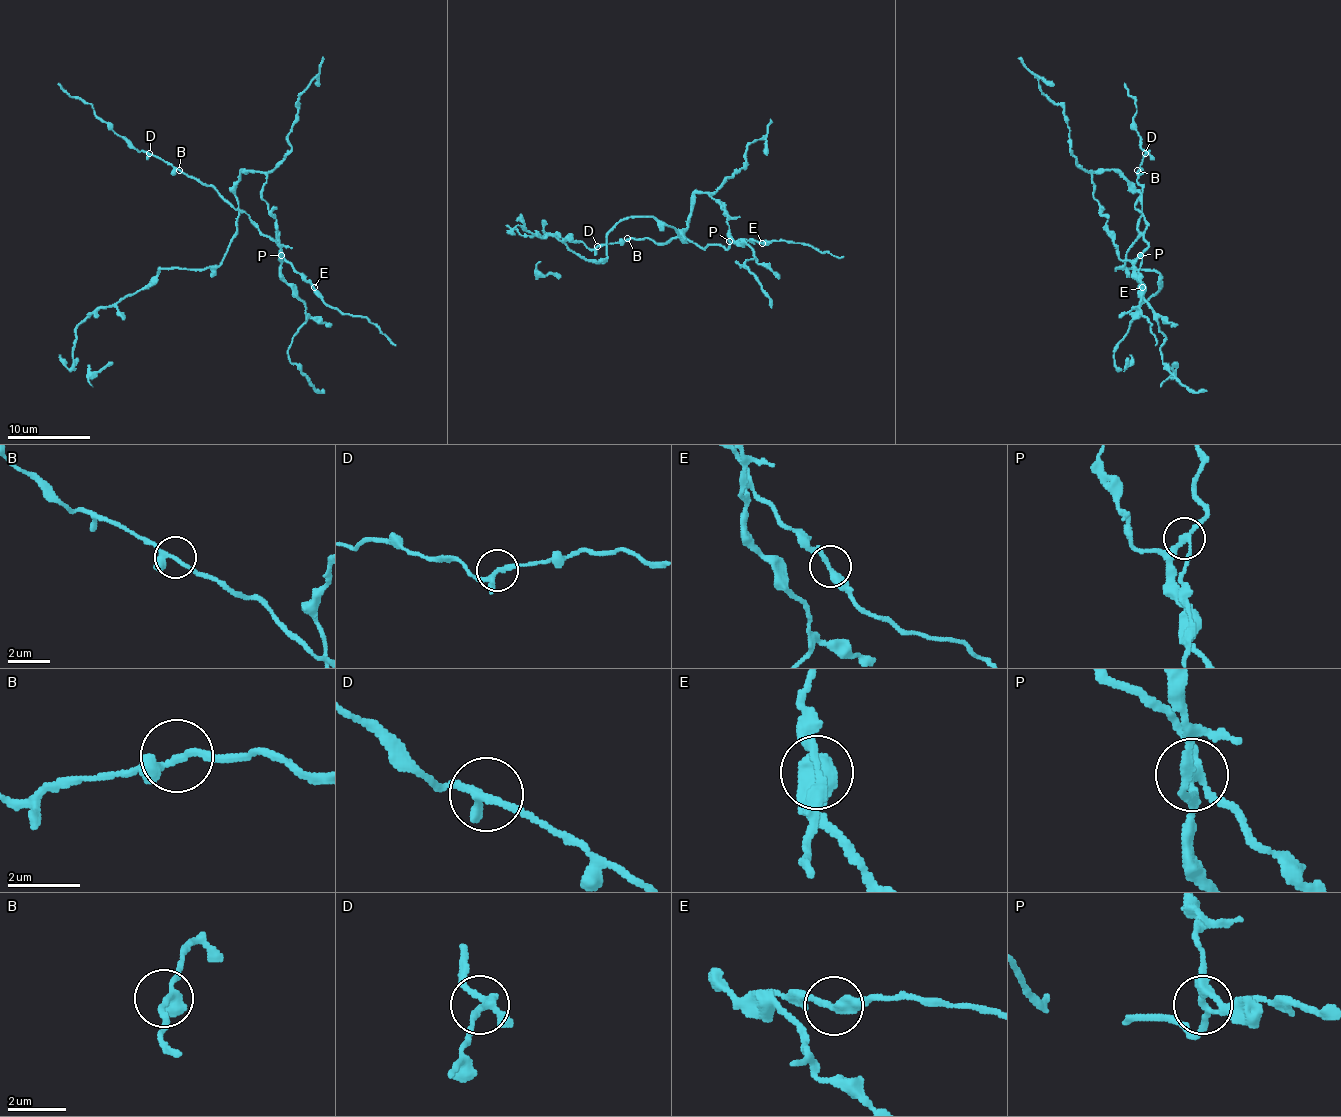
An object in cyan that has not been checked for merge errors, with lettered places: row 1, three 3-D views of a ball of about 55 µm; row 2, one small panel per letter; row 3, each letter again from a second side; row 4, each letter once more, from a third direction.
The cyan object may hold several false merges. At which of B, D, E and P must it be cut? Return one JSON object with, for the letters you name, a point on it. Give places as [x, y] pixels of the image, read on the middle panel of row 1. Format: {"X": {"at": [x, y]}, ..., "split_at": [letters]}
{"P": {"at": [729, 241]}, "split_at": ["P"]}

